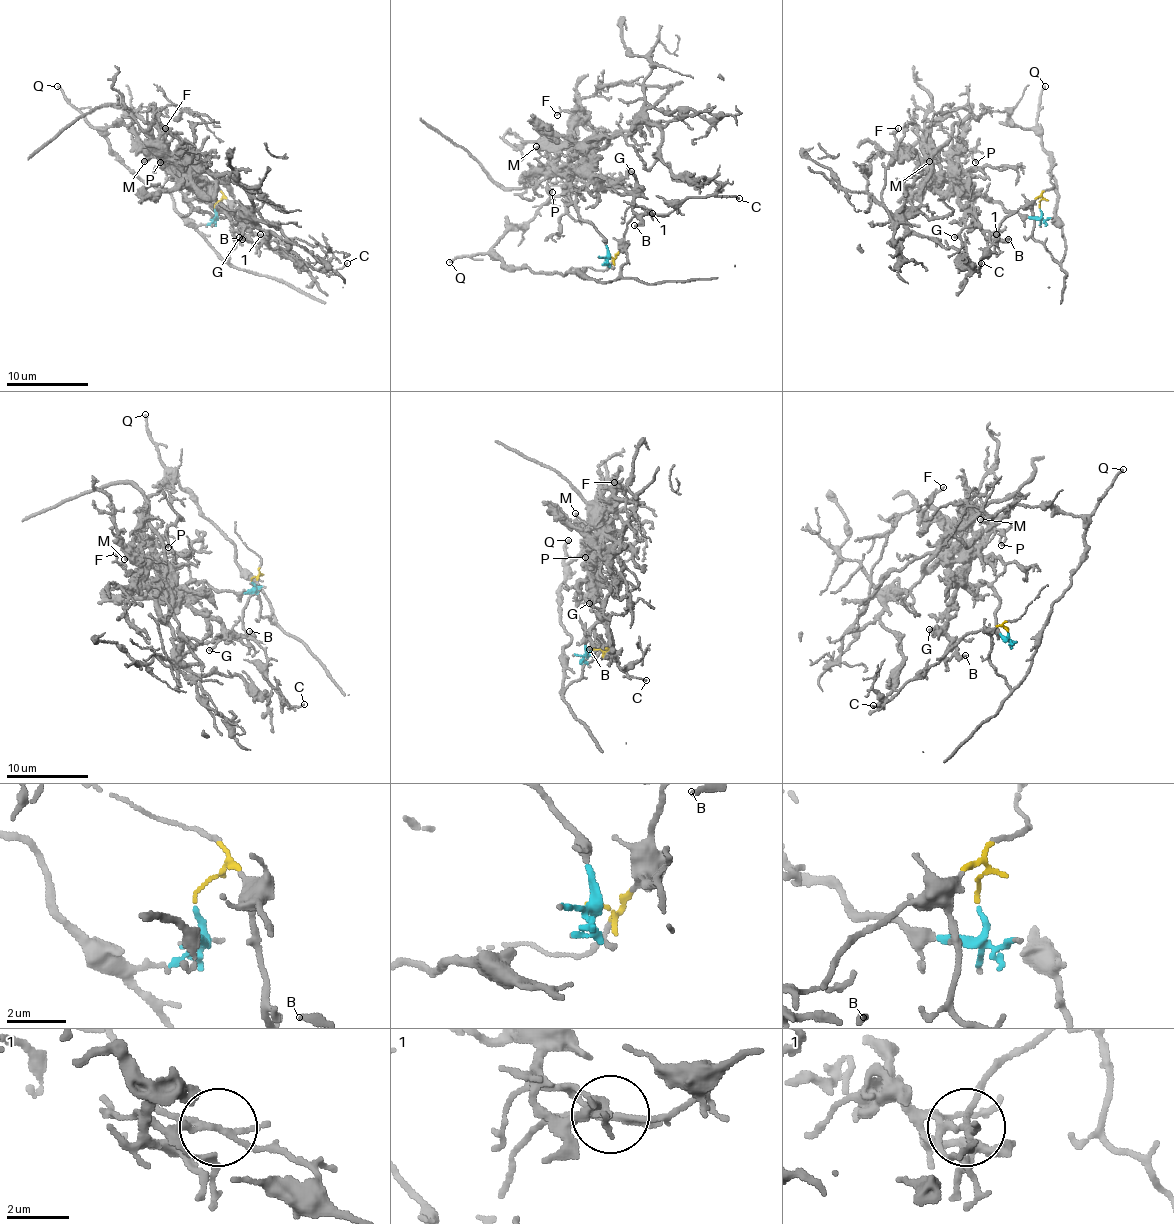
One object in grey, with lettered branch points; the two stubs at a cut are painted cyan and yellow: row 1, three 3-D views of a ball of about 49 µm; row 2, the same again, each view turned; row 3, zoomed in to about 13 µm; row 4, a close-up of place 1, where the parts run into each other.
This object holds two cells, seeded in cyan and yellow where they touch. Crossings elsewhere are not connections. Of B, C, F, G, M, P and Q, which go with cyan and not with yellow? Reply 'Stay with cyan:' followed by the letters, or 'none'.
Stay with cyan: B, F, G, M, P

